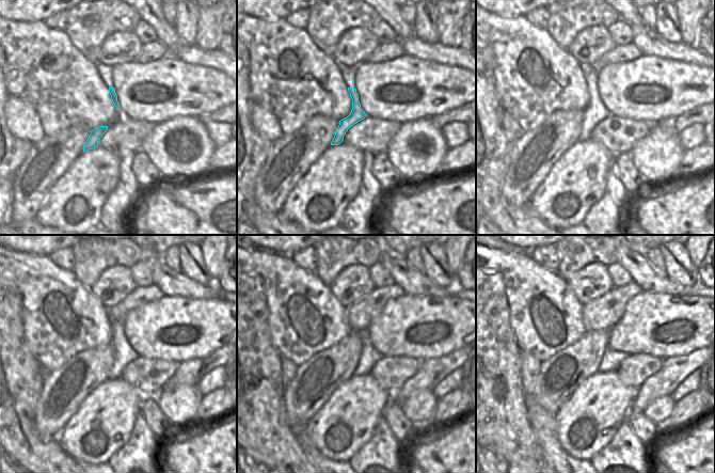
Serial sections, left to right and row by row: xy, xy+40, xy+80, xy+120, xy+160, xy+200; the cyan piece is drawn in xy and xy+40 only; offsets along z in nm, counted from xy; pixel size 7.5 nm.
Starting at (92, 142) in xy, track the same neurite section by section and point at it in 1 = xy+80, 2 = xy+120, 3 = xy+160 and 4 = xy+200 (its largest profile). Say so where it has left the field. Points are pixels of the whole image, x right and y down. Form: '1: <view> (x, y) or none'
1: xy+80 (596, 111)
2: xy+120 (123, 353)
3: xy+160 (368, 358)
4: xy+200 (612, 359)

